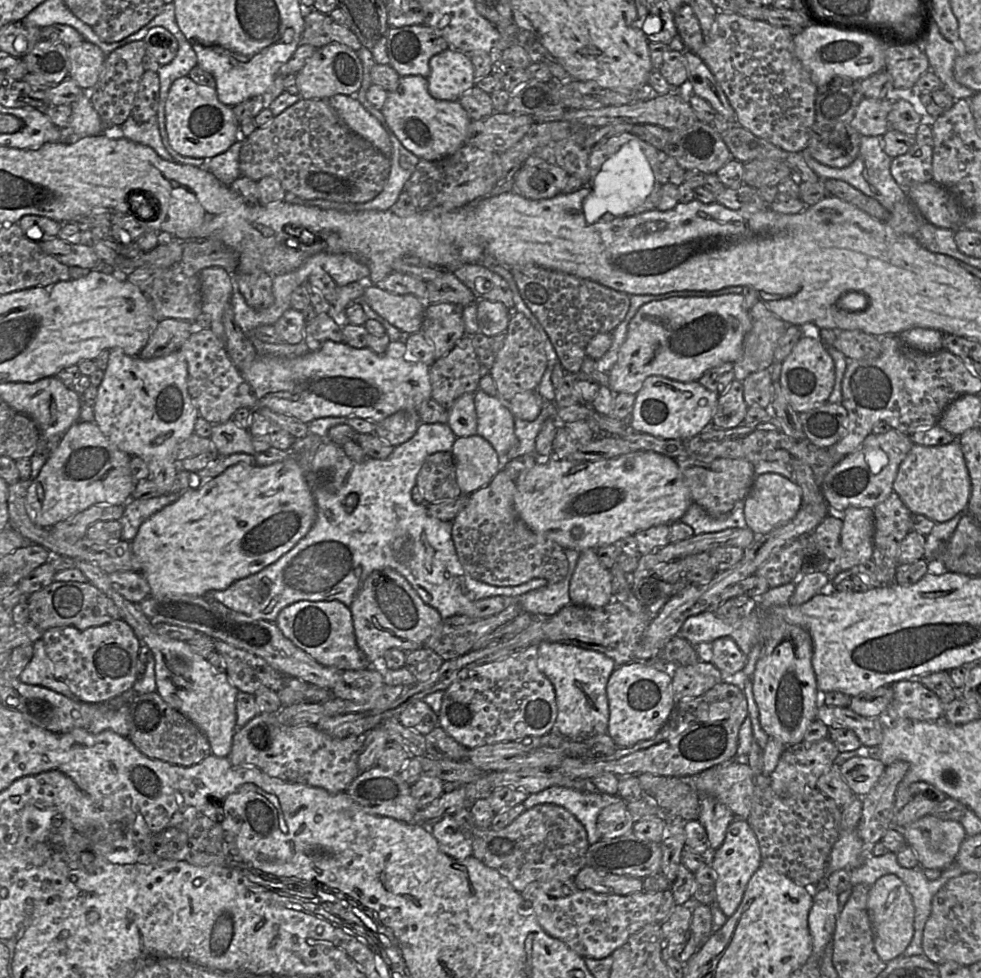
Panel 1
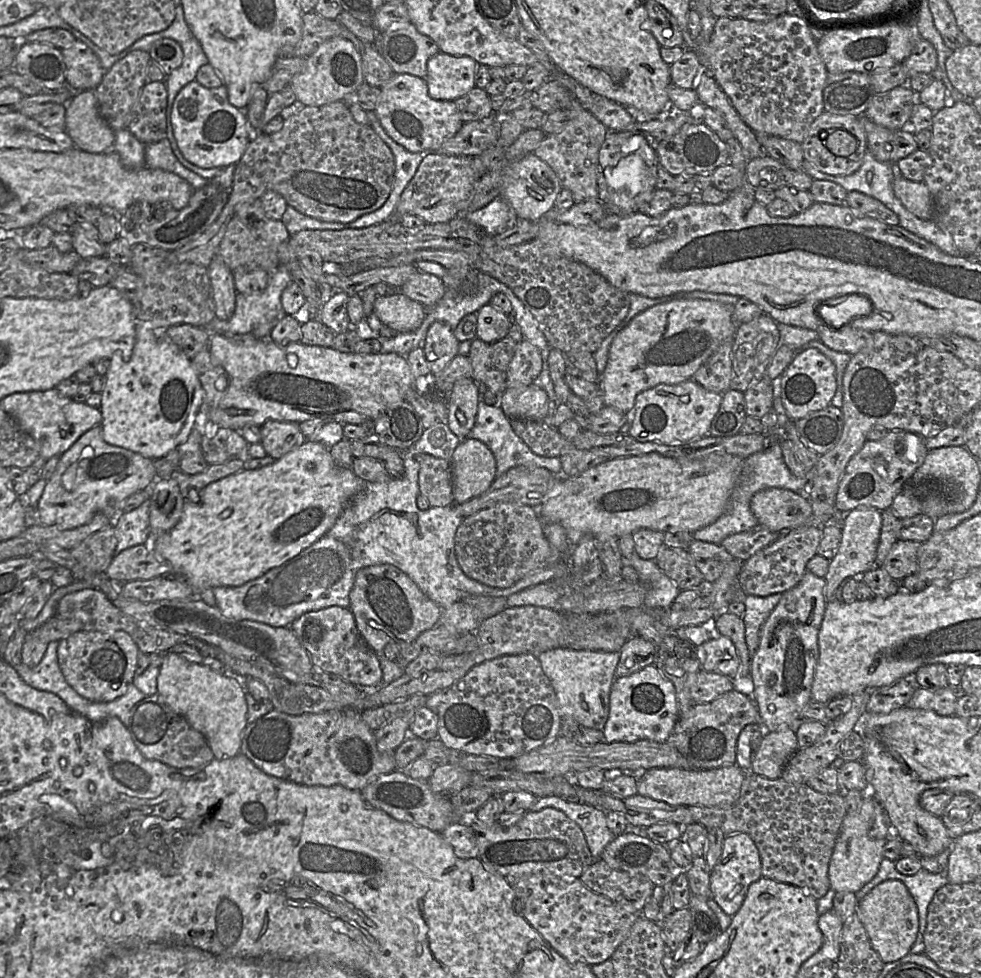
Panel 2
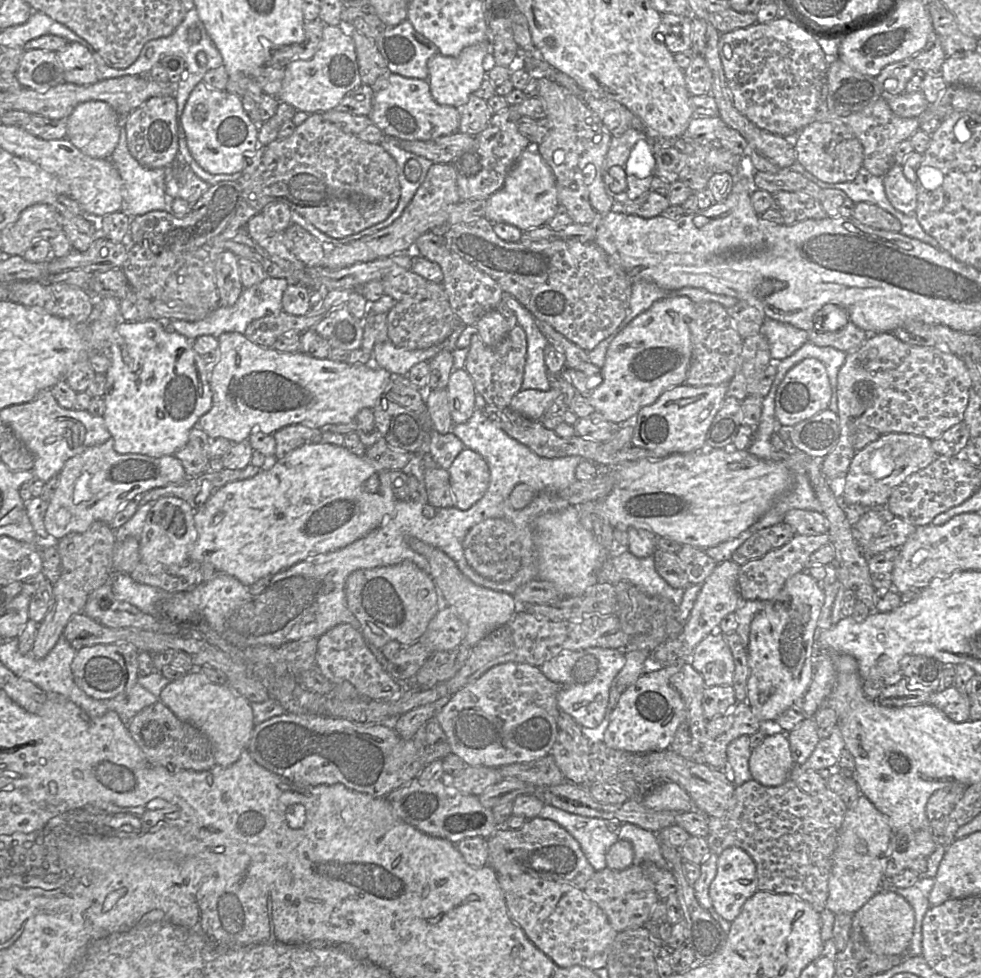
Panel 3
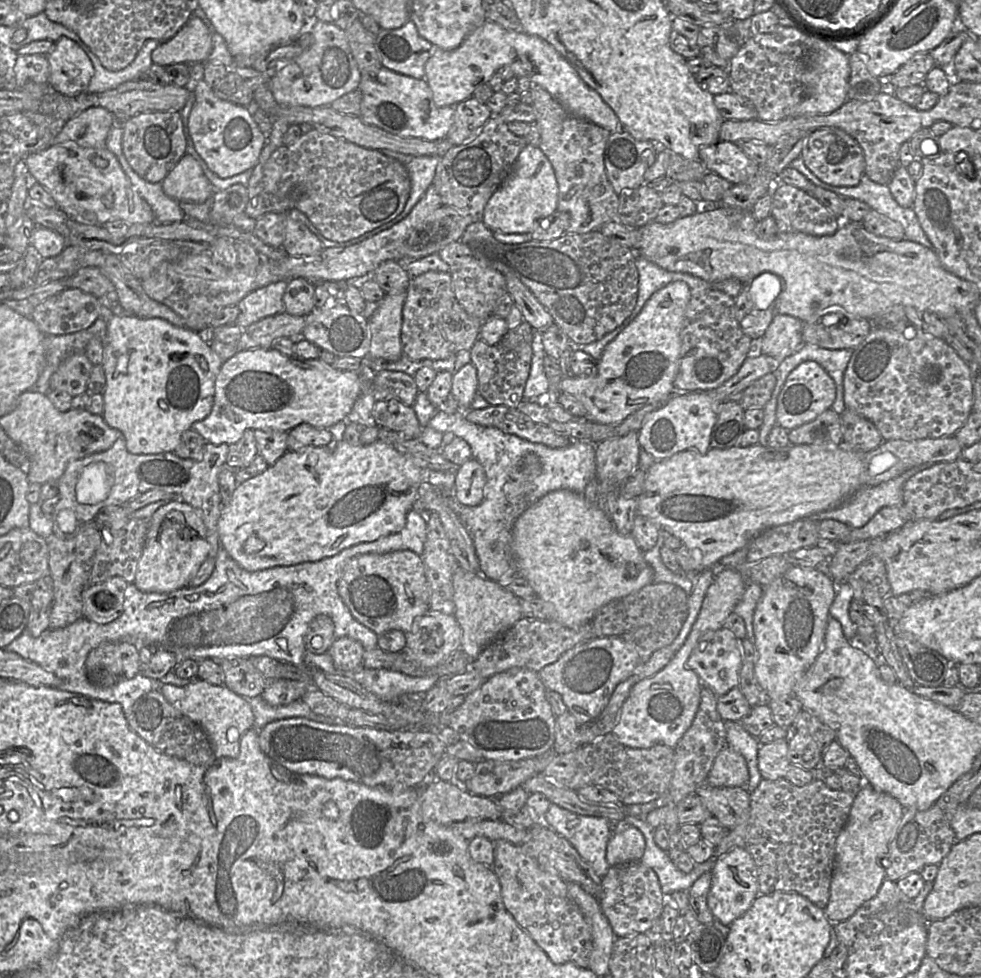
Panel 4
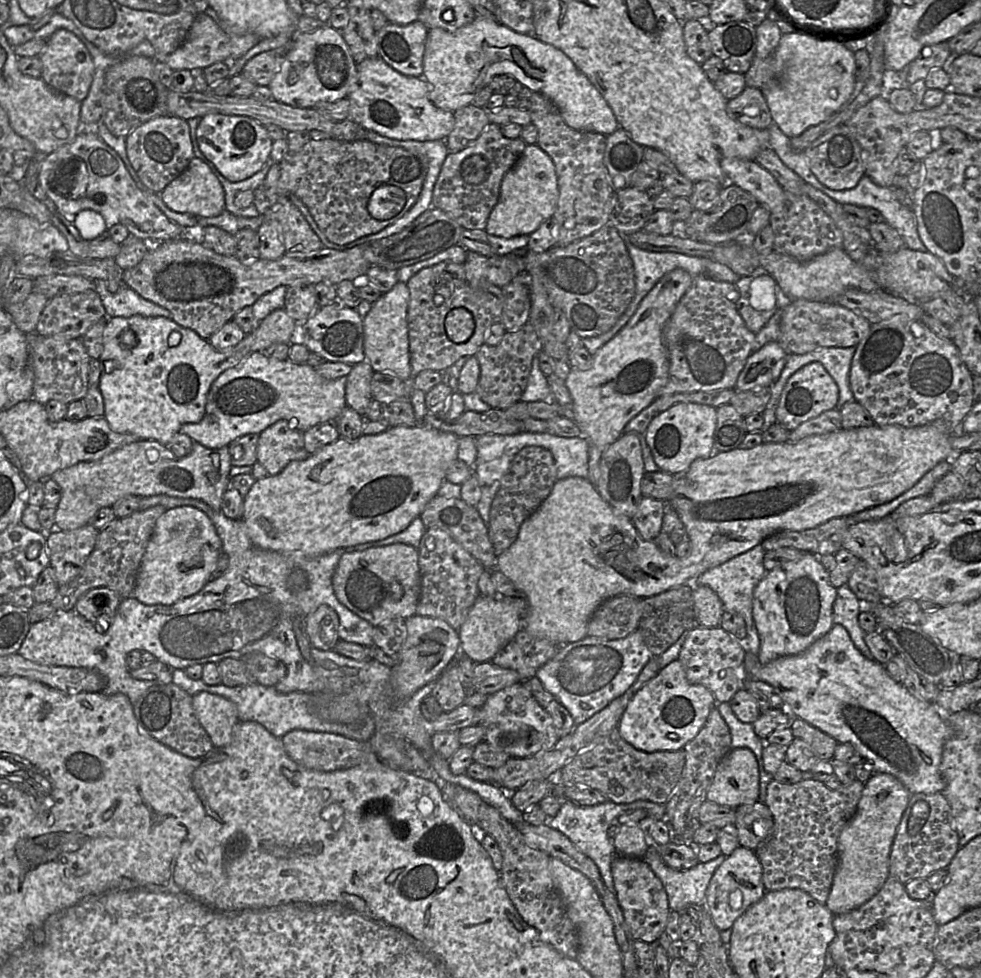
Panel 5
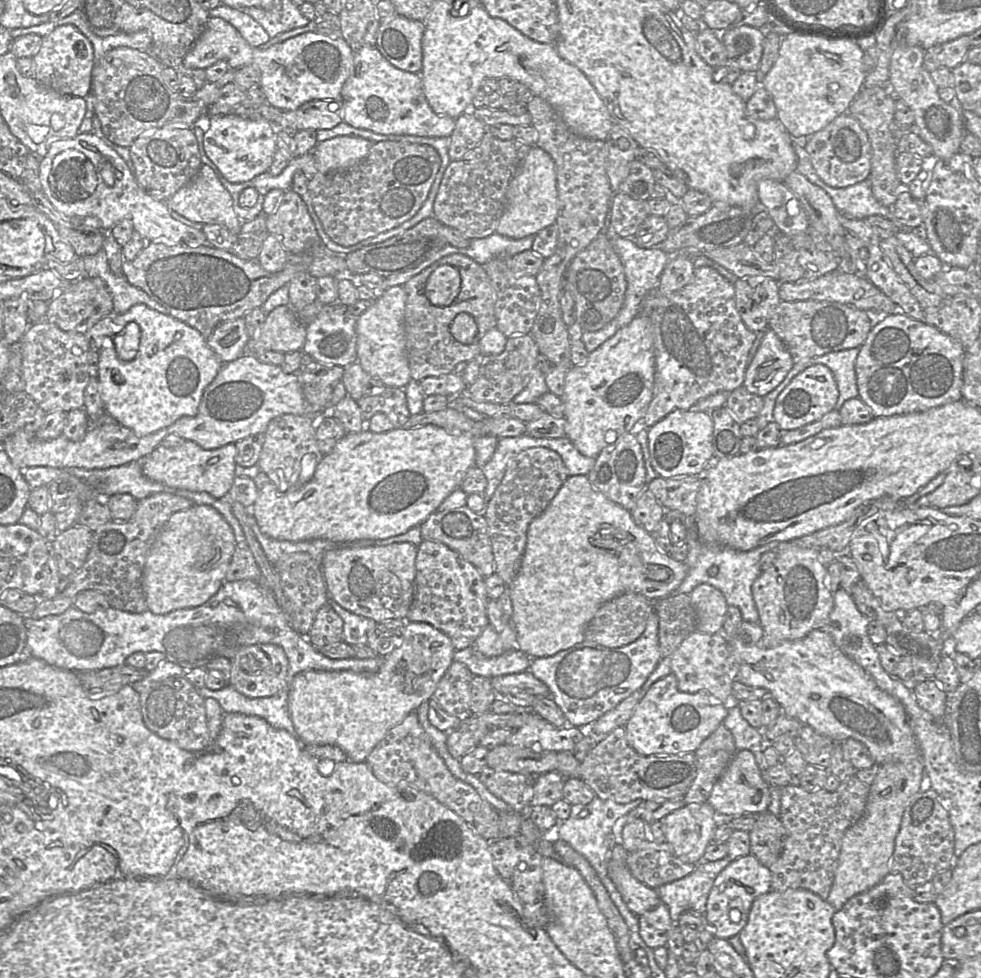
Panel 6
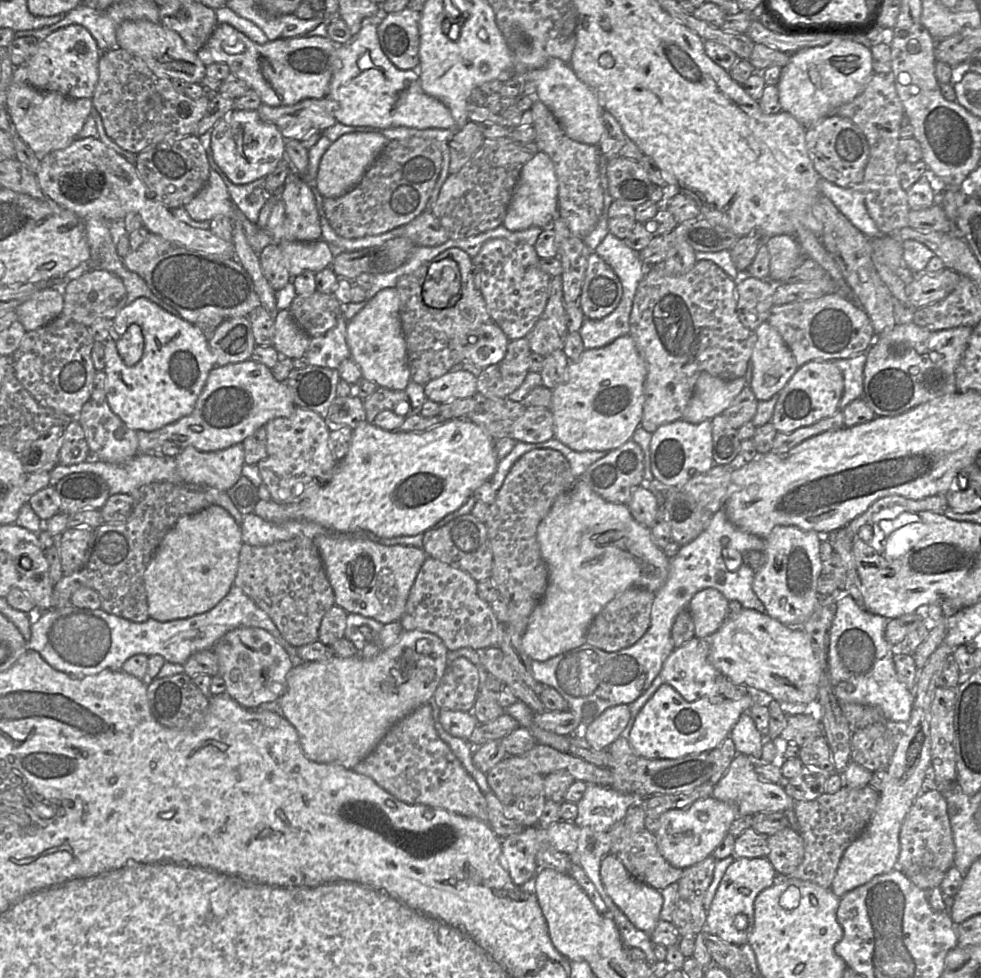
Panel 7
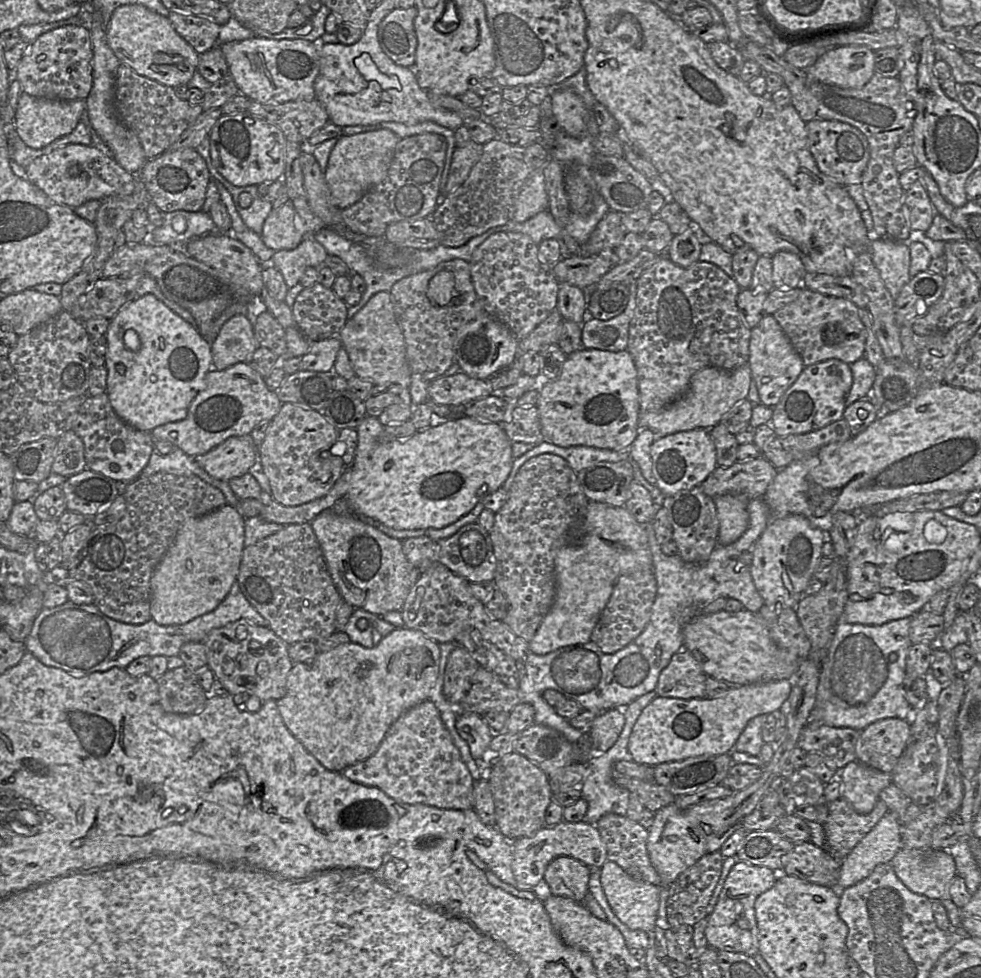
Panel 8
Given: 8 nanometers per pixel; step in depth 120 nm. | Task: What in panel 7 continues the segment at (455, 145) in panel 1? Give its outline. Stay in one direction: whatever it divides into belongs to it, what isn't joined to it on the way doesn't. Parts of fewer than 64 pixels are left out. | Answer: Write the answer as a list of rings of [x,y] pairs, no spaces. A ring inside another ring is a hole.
[[[380,7],[374,16],[362,21],[356,36],[346,44],[337,45],[336,70],[332,75],[327,96],[339,105],[334,112],[336,121],[355,127],[456,130],[449,109],[423,91],[419,65],[411,70],[400,70],[383,53],[377,28],[386,15]]]

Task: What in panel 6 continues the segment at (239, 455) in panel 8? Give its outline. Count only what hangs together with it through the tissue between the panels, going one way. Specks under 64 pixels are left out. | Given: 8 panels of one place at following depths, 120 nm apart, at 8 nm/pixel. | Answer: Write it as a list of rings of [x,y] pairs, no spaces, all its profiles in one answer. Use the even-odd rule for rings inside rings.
[[[185,441],[181,446],[173,449],[161,444],[137,462],[141,465],[143,474],[153,481],[173,488],[207,492],[214,498],[220,499],[228,493],[235,478],[236,454],[234,443],[206,450],[193,441]]]

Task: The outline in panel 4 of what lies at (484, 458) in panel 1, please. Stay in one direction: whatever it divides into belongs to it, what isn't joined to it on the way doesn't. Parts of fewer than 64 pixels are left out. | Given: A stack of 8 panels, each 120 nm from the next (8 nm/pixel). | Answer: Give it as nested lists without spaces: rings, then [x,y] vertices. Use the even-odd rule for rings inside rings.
[[[472,457],[455,472],[455,500],[466,506],[479,505],[485,496],[486,482],[483,466]]]

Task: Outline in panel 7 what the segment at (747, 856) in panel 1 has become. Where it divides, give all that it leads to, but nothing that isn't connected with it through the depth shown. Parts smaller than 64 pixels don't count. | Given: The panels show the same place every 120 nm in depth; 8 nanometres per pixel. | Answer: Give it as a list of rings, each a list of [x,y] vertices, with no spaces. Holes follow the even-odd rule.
[[[766,857],[735,859],[725,871],[706,915],[704,930],[727,943],[741,946],[748,943],[754,926],[756,896],[778,880],[778,874]]]

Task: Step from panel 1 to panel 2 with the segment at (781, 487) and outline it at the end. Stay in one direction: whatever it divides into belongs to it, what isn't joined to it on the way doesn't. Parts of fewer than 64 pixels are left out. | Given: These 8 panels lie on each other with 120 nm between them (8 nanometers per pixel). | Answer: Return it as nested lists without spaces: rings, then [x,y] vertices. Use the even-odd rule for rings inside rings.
[[[766,488],[751,499],[750,508],[758,521],[778,535],[812,524],[811,504],[804,496],[782,488]]]

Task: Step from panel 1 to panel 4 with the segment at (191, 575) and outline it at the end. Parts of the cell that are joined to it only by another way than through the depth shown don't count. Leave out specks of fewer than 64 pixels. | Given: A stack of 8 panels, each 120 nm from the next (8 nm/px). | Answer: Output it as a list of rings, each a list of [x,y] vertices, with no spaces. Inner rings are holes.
[[[377,439],[369,445],[352,445],[345,440],[332,441],[327,446],[308,446],[302,450],[287,451],[277,462],[265,471],[238,485],[230,502],[221,509],[218,520],[218,534],[221,544],[228,554],[243,569],[254,572],[275,566],[289,566],[307,561],[318,561],[334,556],[343,549],[363,542],[372,542],[383,536],[400,532],[406,525],[407,513],[413,508],[417,491],[421,483],[426,481],[431,470],[422,469],[410,459],[399,453],[389,444]]]

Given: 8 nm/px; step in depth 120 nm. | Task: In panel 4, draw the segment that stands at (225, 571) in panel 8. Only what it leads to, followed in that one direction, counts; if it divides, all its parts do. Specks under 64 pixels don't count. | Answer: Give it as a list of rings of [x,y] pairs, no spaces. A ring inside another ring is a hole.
[[[170,501],[160,507],[150,520],[133,583],[140,591],[156,593],[168,593],[188,587],[208,558],[209,551],[210,544],[199,511],[183,501]]]

